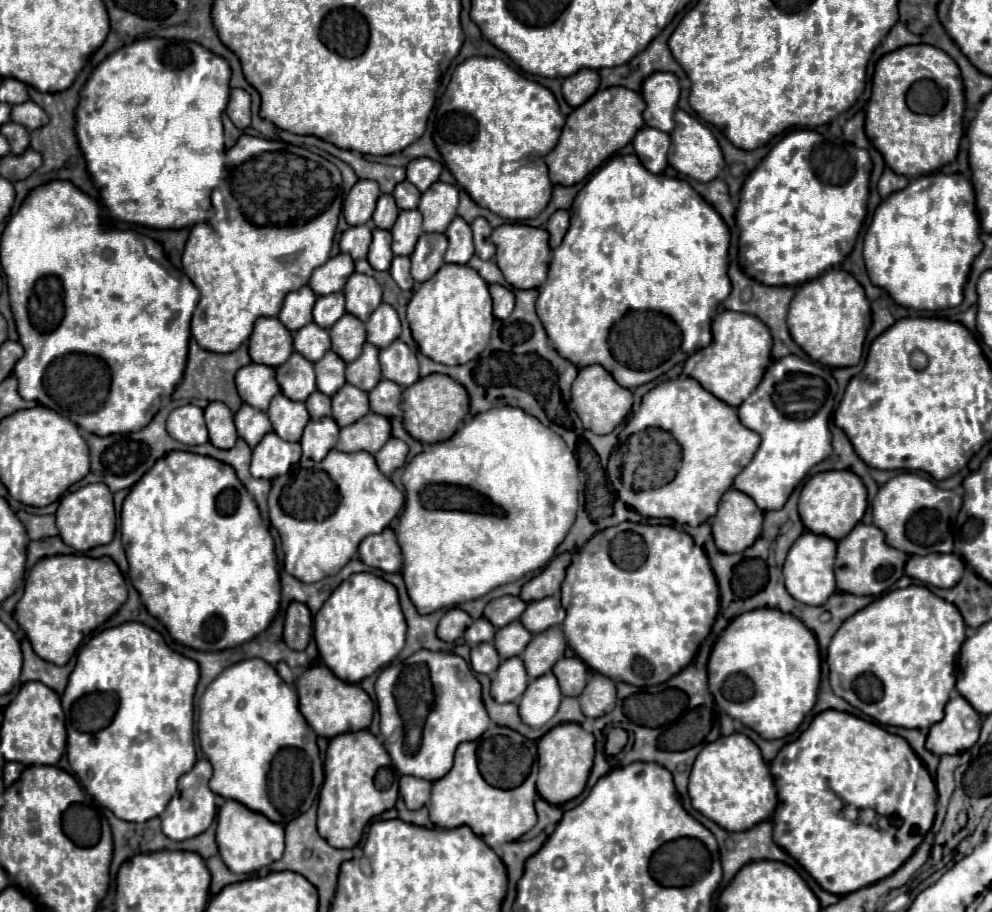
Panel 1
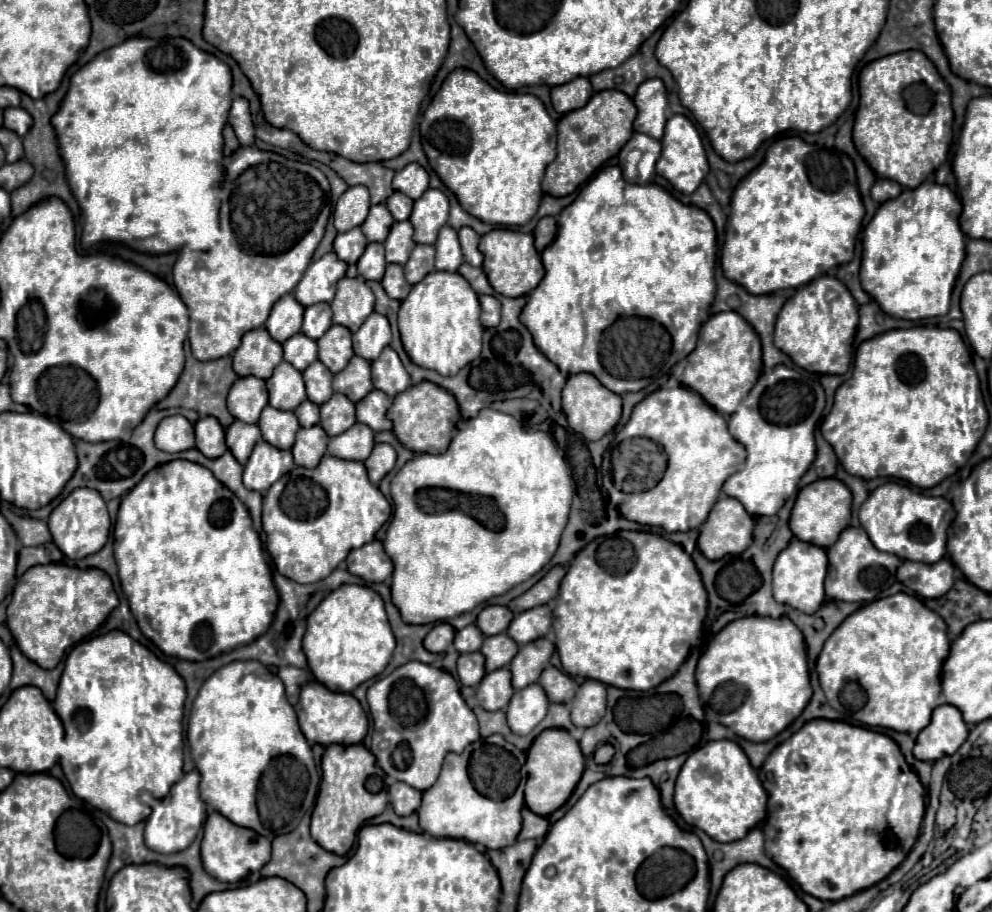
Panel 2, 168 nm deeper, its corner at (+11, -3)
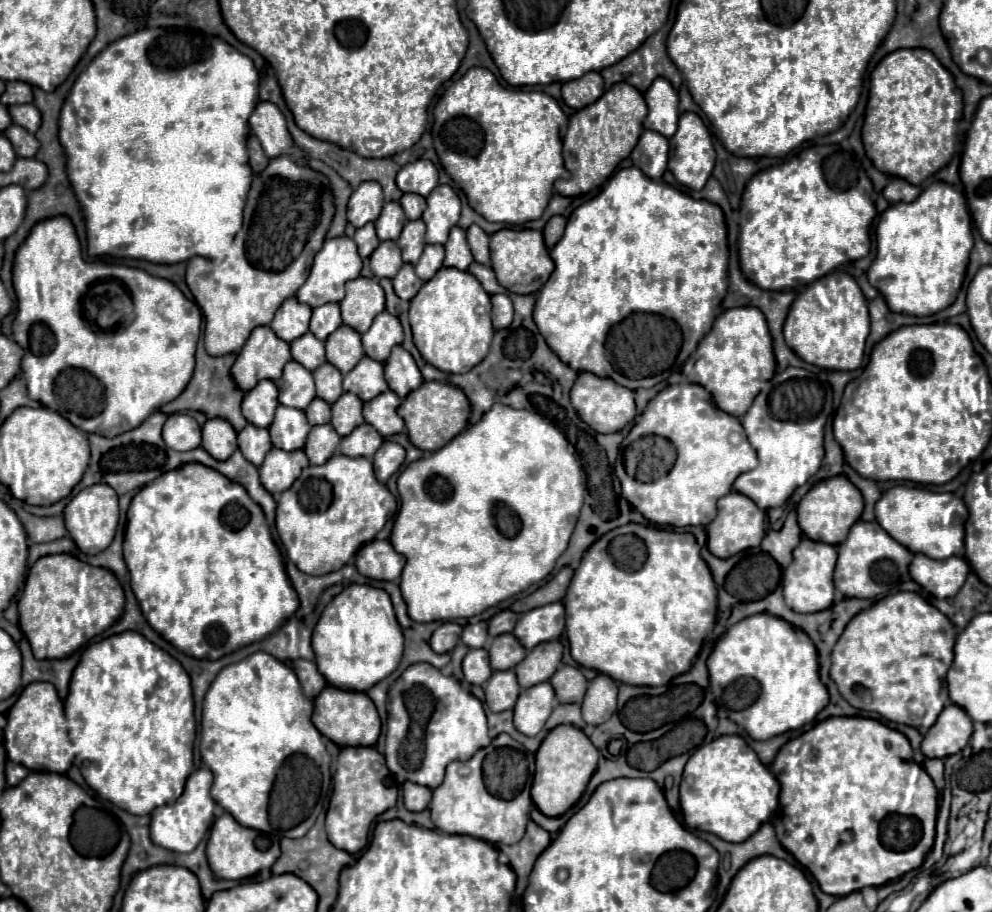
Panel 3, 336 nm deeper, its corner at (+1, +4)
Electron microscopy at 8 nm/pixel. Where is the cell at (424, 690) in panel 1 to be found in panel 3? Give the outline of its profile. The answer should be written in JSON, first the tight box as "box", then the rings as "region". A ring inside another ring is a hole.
{"box":[385,662,491,788],"region":[[[427,662],[411,664],[391,686],[387,696],[387,740],[385,740],[385,760],[391,774],[398,782],[411,781],[427,788],[437,788],[443,782],[445,768],[453,760],[467,760],[479,748],[491,744],[487,734],[487,718],[479,698],[475,698],[469,690],[463,690],[461,682],[453,676],[441,674],[435,666]]]}

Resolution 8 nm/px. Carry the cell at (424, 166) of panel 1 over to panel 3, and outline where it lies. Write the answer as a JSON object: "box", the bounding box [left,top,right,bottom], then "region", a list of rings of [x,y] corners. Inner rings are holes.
{"box":[397,160,437,196],"region":[[[415,160],[405,164],[397,174],[397,186],[403,192],[427,196],[437,186],[437,168],[431,160]]]}

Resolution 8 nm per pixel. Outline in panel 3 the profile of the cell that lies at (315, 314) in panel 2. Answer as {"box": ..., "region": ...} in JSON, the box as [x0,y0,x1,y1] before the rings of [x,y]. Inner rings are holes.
{"box":[311,302,341,340],"region":[[[329,302],[325,306],[313,308],[313,318],[311,318],[311,332],[319,338],[325,340],[331,332],[335,332],[341,326],[341,312],[337,302]]]}

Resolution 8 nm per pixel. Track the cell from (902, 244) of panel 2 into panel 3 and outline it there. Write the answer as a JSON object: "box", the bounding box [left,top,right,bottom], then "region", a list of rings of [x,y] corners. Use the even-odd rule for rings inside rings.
{"box":[867,182,973,316],"region":[[[933,182],[913,202],[895,202],[877,224],[877,256],[867,272],[893,312],[929,316],[951,306],[963,284],[973,248],[965,196],[947,182]]]}

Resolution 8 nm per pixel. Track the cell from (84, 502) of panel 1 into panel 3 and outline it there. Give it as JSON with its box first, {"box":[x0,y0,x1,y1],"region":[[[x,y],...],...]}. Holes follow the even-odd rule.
{"box":[63,484,119,554],"region":[[[101,484],[87,486],[65,506],[63,518],[65,518],[67,532],[75,540],[77,548],[83,554],[99,554],[111,544],[115,530],[117,530],[117,522],[119,522],[117,494],[111,486],[101,486]]]}

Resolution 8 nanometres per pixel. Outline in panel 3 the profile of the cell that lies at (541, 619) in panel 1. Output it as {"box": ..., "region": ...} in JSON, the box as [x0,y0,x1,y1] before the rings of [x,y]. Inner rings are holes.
{"box":[513,602,565,650],"region":[[[551,602],[525,612],[519,618],[513,634],[527,650],[531,650],[541,642],[559,638],[563,628],[565,628],[565,608],[561,602]]]}

